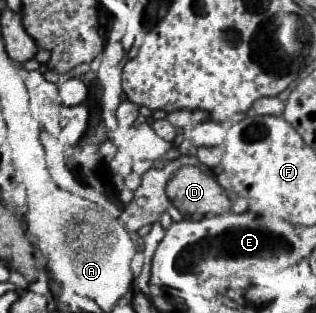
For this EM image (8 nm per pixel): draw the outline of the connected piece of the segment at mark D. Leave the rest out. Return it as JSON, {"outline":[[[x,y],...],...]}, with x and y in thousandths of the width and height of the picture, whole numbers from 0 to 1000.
{"outline":[[[573,534],[528,585],[528,629],[579,687],[655,687],[731,674],[731,636],[687,585],[630,534]]]}

